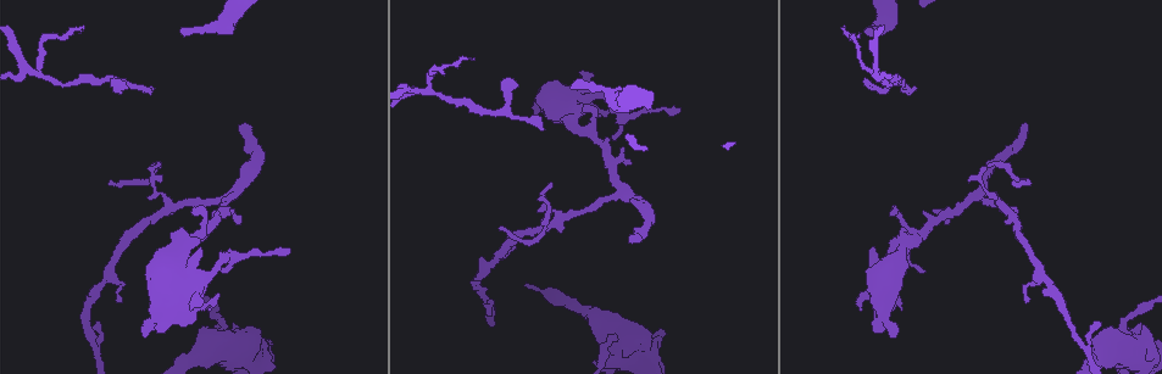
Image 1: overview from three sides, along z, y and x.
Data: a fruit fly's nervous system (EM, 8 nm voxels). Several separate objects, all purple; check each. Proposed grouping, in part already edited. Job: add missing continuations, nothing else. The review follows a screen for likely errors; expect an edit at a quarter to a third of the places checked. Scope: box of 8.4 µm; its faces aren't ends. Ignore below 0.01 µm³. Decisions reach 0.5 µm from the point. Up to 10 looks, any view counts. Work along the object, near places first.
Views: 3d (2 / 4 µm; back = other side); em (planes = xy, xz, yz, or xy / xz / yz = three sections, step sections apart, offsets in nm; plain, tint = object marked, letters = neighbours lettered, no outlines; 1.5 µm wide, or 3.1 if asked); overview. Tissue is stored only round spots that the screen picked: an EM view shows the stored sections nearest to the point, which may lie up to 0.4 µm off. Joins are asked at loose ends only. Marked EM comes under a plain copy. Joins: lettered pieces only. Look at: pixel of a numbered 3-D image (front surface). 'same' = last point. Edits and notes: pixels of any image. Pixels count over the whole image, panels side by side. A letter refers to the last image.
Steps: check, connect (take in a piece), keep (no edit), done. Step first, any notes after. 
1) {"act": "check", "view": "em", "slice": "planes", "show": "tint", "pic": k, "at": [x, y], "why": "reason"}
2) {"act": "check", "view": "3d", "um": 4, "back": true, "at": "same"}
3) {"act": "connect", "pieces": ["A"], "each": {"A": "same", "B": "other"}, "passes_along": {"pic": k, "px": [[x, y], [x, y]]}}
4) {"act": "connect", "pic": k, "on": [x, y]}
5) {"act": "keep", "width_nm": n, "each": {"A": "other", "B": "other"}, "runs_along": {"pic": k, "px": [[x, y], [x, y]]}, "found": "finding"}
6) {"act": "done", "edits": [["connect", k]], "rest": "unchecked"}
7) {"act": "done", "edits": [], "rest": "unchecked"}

{"act": "check", "view": "em", "slice": "planes", "show": "letters", "pic": 1, "at": [1023, 125], "why": "free end"}

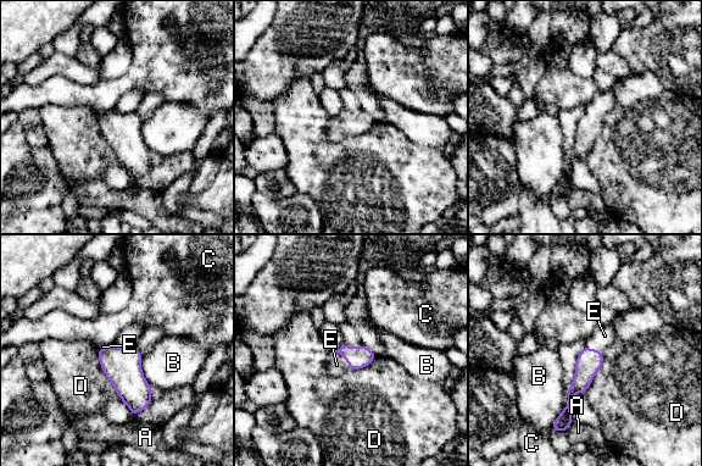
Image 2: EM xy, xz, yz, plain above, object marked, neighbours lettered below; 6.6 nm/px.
{"act": "connect", "pieces": ["E"], "width_nm": 140, "each": {"A": "other", "B": "other", "C": "other", "D": "other", "E": "same"}, "passes_along": {"pic": 2, "px": [[357, 358], [344, 358], [336, 365]]}, "found": "the cell continues"}

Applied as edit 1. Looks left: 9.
{"act": "check", "view": "3d", "um": 4, "pic": 1, "at": [506, 81], "why": "tapers out"}

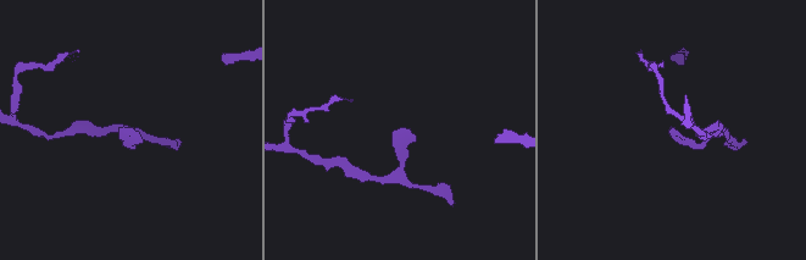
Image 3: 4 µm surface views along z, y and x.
{"act": "check", "view": "em", "slice": "xz", "step": 8, "show": "tint", "pic": 3, "at": [128, 131]}

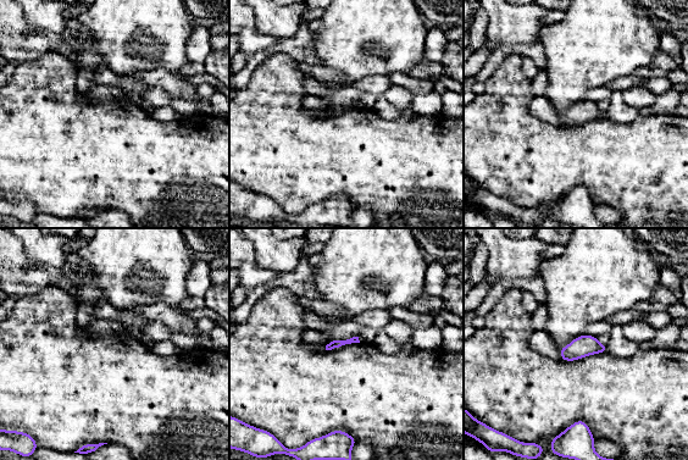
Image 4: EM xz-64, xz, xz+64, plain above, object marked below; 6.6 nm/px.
{"act": "check", "view": "em", "slice": "planes", "show": "letters", "at": "same", "why": "cut it another way"}

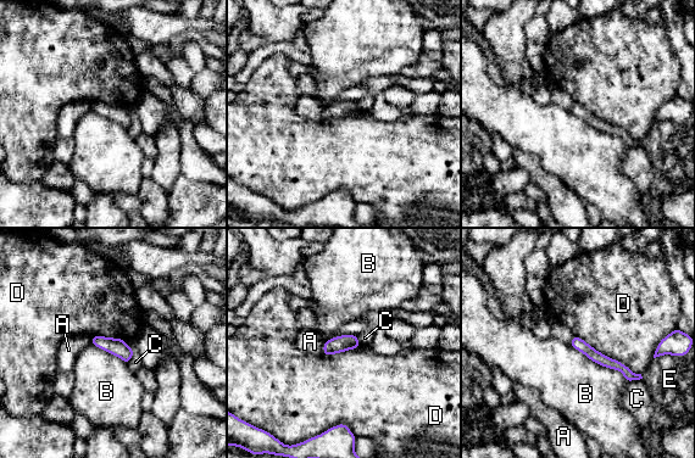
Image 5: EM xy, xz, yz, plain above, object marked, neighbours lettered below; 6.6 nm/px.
{"act": "keep", "each": {"A": "other", "B": "other", "C": "other", "D": "other", "E": "other"}, "border": {"pic": 5, "px": [[573, 334], [640, 374]]}, "found": "none of them fits"}

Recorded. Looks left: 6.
{"act": "check", "view": "3d", "um": 4, "pic": 1, "at": [182, 29], "why": "branch stops here"}

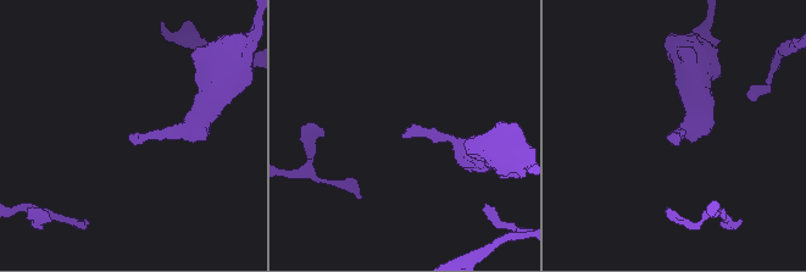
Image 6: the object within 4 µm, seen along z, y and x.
{"act": "check", "view": "em", "slice": "planes", "show": "tint", "pic": 6, "at": [129, 137], "why": "need the tissue"}

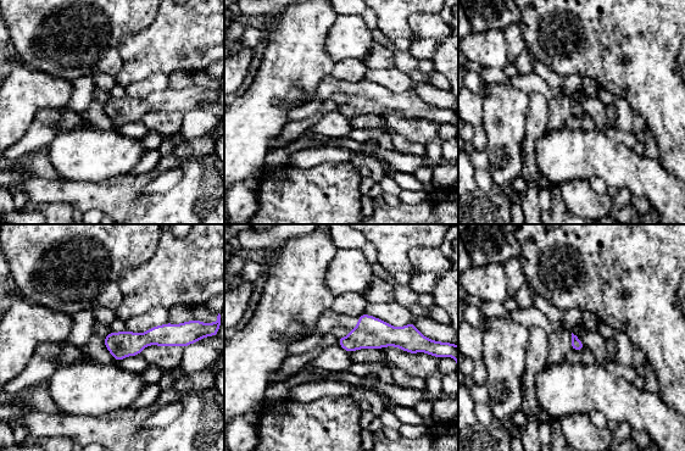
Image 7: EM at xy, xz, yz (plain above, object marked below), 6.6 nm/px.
{"act": "check", "view": "em", "slice": "planes", "show": "letters", "at": "same", "why": "what lies round it"}

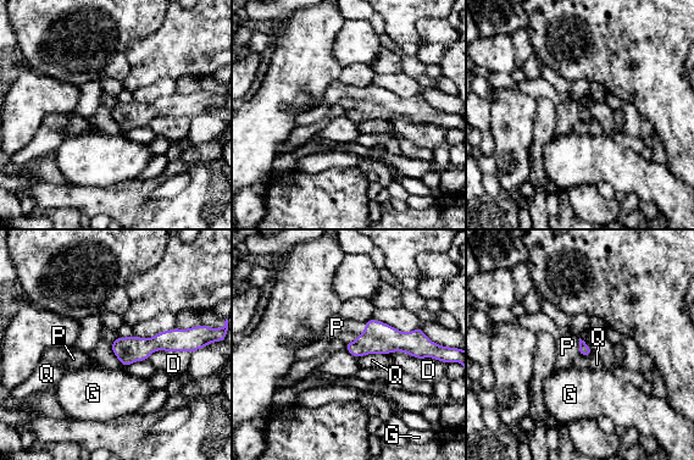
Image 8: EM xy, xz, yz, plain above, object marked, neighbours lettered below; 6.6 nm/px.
{"act": "connect", "pieces": ["P"], "each": {"D": "other", "G": "other", "P": "same", "Q": "other"}, "passes_along": {"pic": 8, "px": [[378, 337], [359, 336], [337, 327]]}, "found": "it goes on there"}

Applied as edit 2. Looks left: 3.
{"act": "check", "view": "em", "slice": "yz", "step": 8, "show": "tint", "pic": 1, "at": [118, 302], "why": "thin end"}

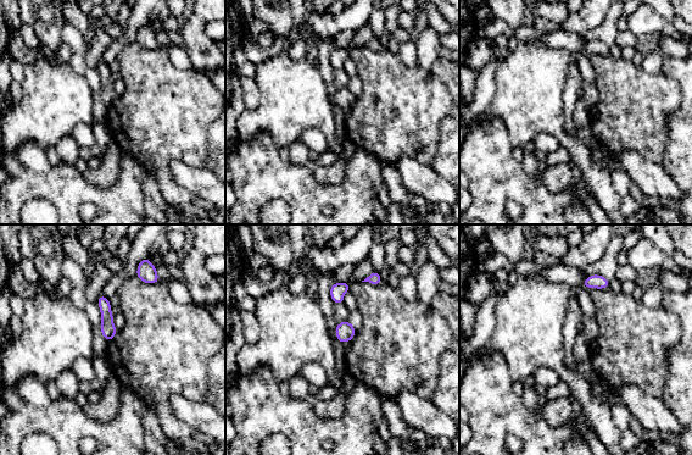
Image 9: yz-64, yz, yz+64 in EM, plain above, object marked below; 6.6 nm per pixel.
{"act": "check", "view": "em", "slice": "planes", "show": "letters", "at": "same", "why": "cut it another way"}

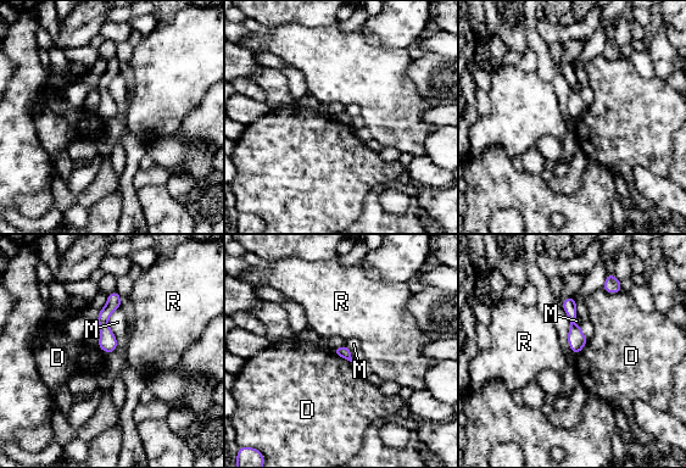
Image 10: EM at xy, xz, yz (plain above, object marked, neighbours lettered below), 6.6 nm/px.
{"act": "keep", "each": {"D": "other", "M": "other", "R": "other"}, "border": {"pic": 10, "px": [[601, 288], [609, 293], [622, 291]]}, "found": "no lettered piece goes on from it"}

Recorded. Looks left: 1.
{"act": "done", "edits": [["connect", 2], ["connect", 8]], "rest": "unchecked"}

